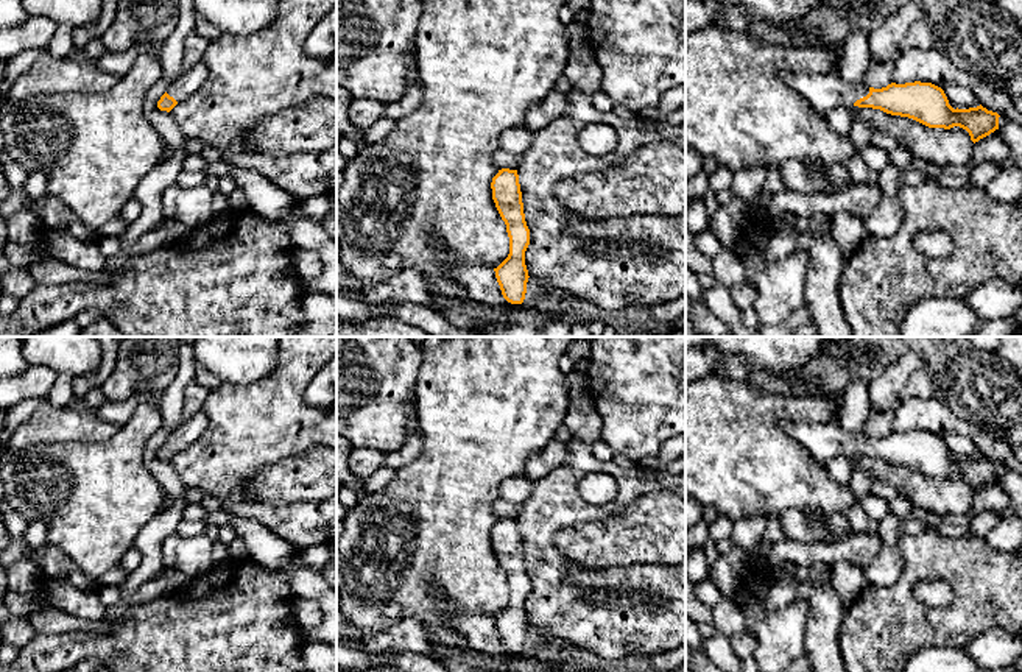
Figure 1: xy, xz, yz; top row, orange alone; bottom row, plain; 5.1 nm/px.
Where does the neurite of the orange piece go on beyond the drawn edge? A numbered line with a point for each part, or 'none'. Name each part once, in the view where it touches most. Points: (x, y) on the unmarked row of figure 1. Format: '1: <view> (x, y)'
1: yz (823, 440)

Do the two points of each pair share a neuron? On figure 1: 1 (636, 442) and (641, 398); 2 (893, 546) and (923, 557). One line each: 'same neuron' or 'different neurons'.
1: same neuron
2: different neurons

